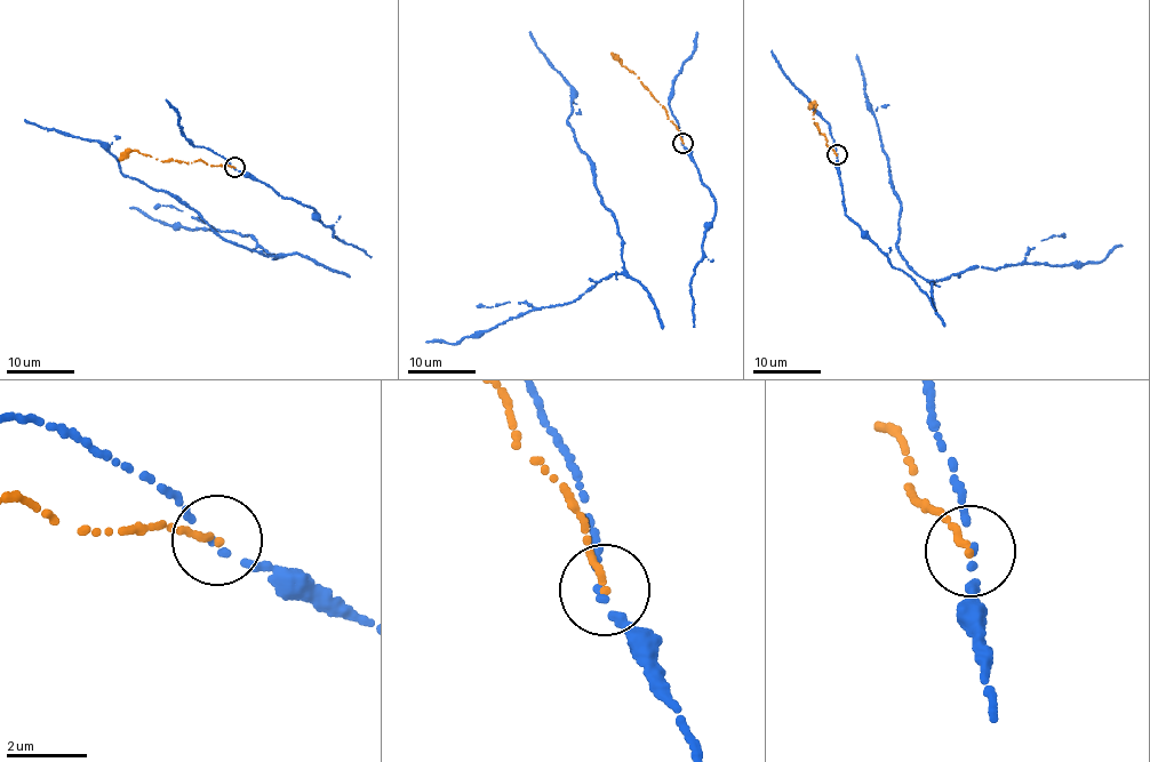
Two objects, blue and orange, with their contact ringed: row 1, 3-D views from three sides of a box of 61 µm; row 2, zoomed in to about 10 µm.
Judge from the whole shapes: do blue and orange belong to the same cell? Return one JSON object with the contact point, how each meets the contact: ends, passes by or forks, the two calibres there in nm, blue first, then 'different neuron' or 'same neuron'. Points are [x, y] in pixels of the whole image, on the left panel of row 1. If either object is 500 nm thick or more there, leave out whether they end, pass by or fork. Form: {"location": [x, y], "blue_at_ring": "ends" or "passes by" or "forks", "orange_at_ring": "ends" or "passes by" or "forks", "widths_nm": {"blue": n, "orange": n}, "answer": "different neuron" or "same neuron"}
{"location": [234, 167], "blue_at_ring": "passes by", "orange_at_ring": "ends", "widths_nm": {"blue": 130, "orange": 180}, "answer": "different neuron"}

